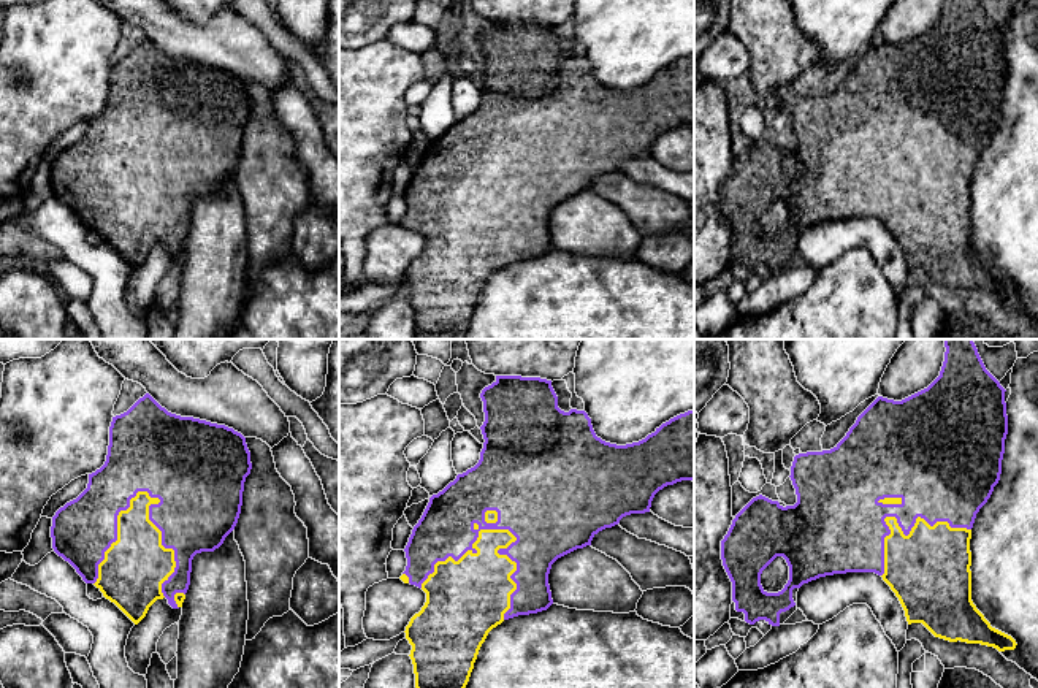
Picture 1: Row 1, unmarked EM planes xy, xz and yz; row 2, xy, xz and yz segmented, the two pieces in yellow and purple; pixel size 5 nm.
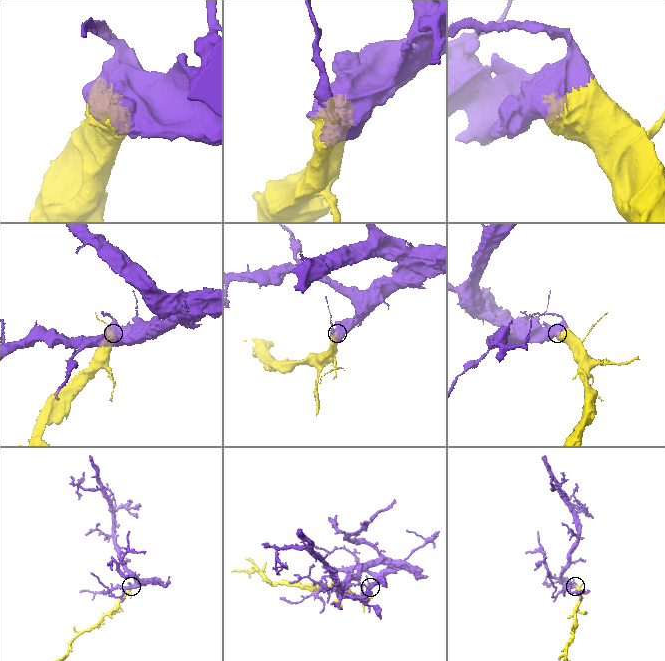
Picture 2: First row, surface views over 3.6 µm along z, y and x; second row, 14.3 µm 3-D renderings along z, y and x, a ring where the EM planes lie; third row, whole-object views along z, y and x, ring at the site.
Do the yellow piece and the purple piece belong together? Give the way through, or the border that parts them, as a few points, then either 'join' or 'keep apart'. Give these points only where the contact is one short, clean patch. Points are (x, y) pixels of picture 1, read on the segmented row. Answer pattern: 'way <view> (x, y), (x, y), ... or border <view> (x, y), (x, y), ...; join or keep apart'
join

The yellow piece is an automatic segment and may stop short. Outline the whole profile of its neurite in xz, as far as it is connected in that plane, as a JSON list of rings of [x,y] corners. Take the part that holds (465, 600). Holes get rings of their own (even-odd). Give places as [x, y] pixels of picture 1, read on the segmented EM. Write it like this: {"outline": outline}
{"outline": [[[496,376],[496,380],[485,387],[480,393],[483,401],[485,422],[480,426],[483,434],[483,449],[480,452],[479,463],[463,474],[458,474],[442,491],[433,495],[429,503],[414,526],[409,542],[404,548],[407,566],[399,577],[404,583],[415,585],[426,593],[426,602],[418,613],[415,613],[406,626],[406,639],[412,645],[410,659],[415,674],[415,688],[466,688],[479,650],[485,642],[488,633],[501,625],[504,620],[529,615],[547,610],[551,604],[551,591],[548,585],[548,574],[551,564],[586,545],[591,545],[593,537],[605,529],[620,523],[620,520],[631,514],[650,512],[654,495],[667,485],[674,485],[681,480],[694,480],[694,409],[680,414],[669,422],[656,428],[654,433],[645,439],[626,445],[616,445],[602,441],[596,436],[591,419],[585,411],[571,409],[564,412],[558,407],[558,396],[551,387],[551,380],[540,377],[521,377],[521,376]]]}

